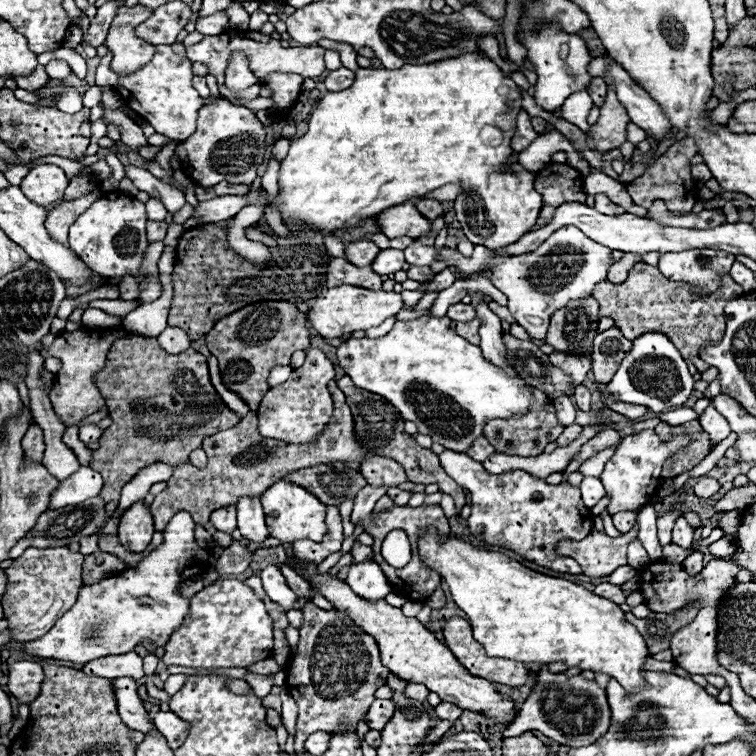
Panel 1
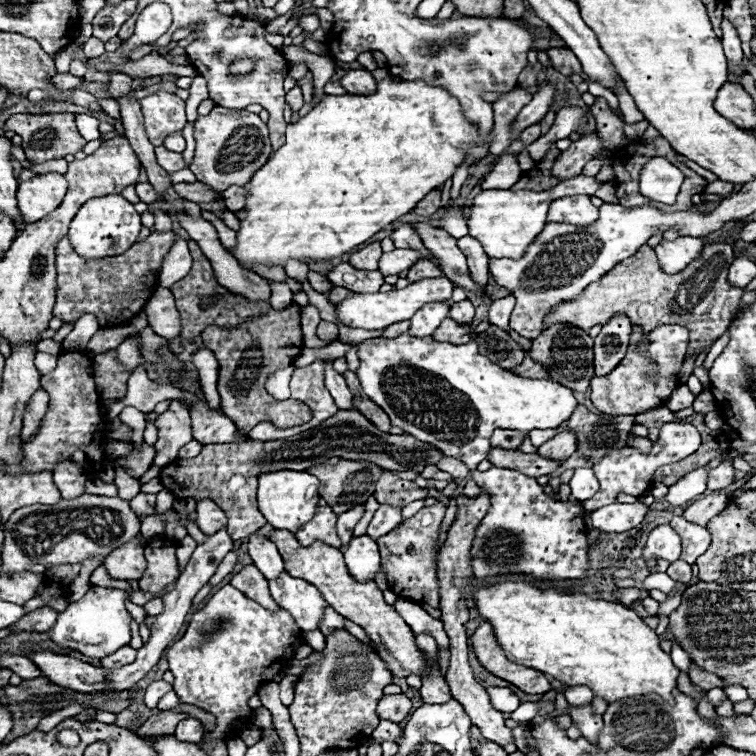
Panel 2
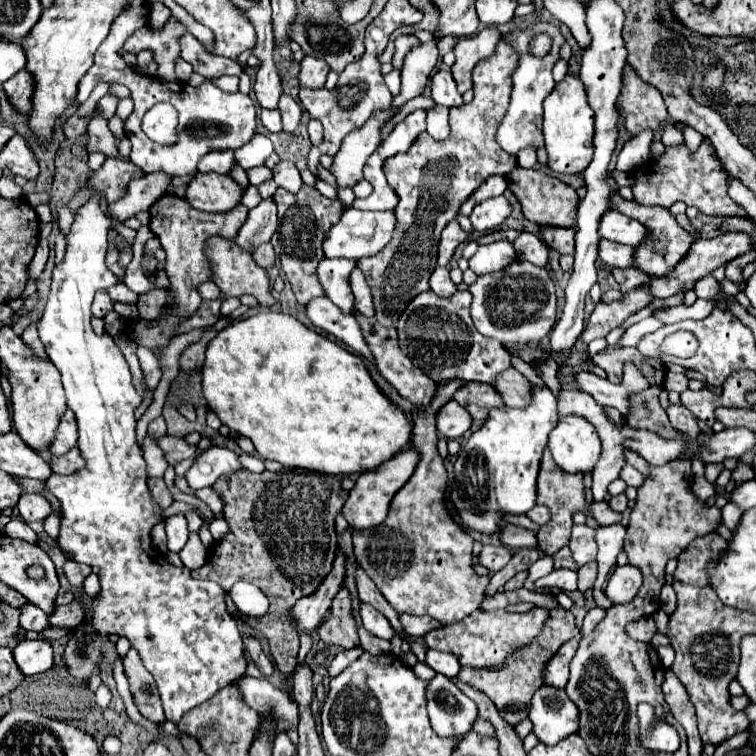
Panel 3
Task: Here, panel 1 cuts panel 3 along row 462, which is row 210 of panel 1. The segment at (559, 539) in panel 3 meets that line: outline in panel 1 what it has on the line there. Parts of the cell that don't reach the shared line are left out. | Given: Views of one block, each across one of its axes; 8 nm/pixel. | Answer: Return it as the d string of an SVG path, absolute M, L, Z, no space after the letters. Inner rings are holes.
M548 164L544 170L536 174L534 188L542 194L544 204L538 216L538 222L532 230L538 230L552 222L558 206L566 202L584 202L586 192L582 188L582 176L568 164Z

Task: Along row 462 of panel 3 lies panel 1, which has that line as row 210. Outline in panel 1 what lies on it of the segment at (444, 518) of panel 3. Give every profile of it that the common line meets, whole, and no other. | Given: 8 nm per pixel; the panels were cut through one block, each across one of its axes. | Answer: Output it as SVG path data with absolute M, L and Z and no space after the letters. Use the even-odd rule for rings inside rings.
M416 200L416 208L430 222L434 222L438 216L444 214L444 208L442 208L442 204L438 200Z

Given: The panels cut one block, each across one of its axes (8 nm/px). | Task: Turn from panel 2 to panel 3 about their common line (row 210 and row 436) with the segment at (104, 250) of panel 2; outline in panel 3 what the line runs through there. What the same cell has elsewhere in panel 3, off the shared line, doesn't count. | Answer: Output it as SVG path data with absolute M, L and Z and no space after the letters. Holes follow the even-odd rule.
M88 200L76 210L66 240L66 256L54 267L48 302L38 322L38 332L46 354L50 354L50 360L62 374L68 408L74 412L78 424L78 450L86 462L86 466L76 474L52 474L52 478L46 480L48 490L60 500L64 510L58 542L66 552L72 554L72 560L100 566L98 578L102 586L100 594L92 602L92 622L84 622L68 634L70 642L66 646L64 660L72 676L90 678L96 660L108 660L110 664L114 660L114 646L108 642L108 636L117 634L128 638L130 646L138 650L142 664L156 680L166 720L178 724L188 710L210 700L220 688L242 678L246 672L246 658L236 620L228 614L224 604L226 592L212 580L192 578L188 568L174 568L166 556L152 546L150 532L154 524L162 522L162 508L154 502L146 484L146 462L136 442L134 412L142 404L142 398L132 386L128 364L120 348L114 344L114 338L110 334L98 336L90 324L90 304L94 292L100 286L110 288L118 284L118 276L114 276L104 264L110 228L112 220L106 218L96 200Z

